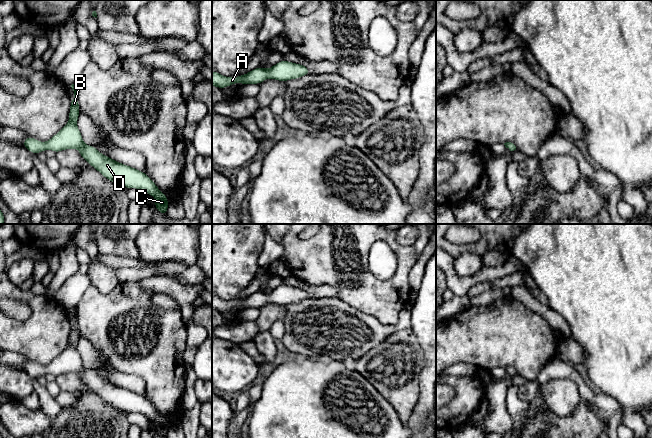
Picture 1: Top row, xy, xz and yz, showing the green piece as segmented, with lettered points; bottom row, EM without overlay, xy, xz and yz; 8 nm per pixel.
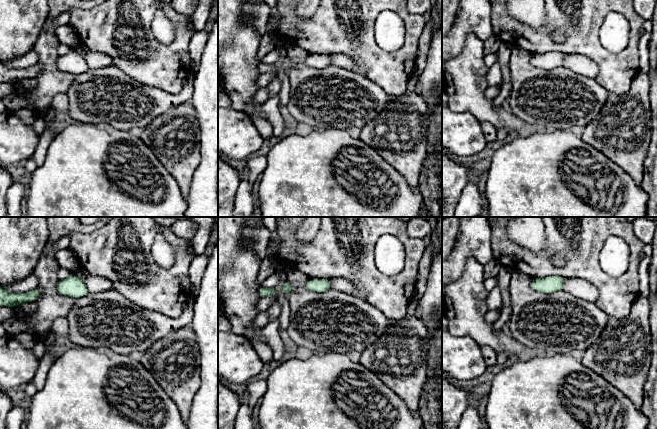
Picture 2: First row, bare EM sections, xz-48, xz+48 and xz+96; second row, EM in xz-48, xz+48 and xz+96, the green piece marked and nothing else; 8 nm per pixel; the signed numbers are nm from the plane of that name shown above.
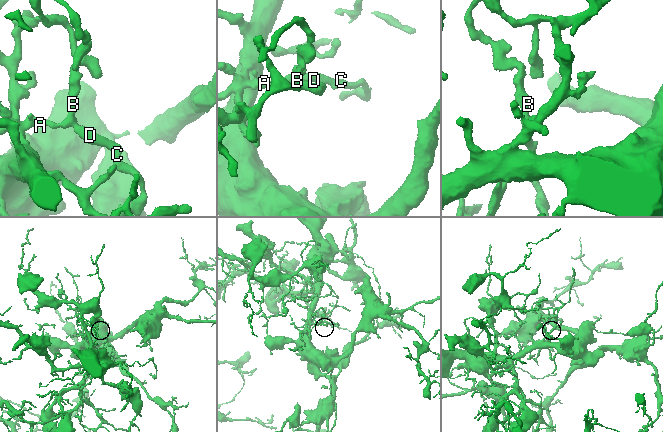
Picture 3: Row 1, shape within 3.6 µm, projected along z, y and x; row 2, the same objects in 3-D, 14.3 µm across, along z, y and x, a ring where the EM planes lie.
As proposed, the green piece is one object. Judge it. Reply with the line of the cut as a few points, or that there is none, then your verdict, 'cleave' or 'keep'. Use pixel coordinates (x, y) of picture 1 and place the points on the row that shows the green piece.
no cut | keep

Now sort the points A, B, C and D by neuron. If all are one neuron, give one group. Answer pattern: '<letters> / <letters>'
A B C D

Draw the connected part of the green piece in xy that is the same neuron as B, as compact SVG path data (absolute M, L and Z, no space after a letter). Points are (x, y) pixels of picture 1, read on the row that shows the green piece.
M72 84L71 88L74 91L74 98L71 99L68 123L45 143L35 138L27 137L23 141L23 146L33 154L44 152L46 149L50 149L55 153L70 148L77 149L80 151L81 157L105 178L125 188L142 189L148 195L155 197L155 208L161 214L167 214L168 197L163 192L160 192L149 176L140 170L114 161L110 157L101 154L96 147L88 146L83 142L81 132L77 127L80 107L77 99L76 84Z

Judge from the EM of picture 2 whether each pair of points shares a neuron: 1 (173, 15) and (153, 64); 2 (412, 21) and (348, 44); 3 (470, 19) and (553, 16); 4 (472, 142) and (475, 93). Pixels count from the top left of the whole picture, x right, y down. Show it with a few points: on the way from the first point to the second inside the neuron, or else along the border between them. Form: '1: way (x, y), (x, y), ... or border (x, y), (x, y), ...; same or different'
1: way (180, 28), (180, 41), (166, 55); same
2: way (411, 42), (397, 57), (371, 57), (369, 55); same
3: border (490, 10), (490, 22), (493, 33); different
4: border (452, 110), (467, 110), (480, 121); different

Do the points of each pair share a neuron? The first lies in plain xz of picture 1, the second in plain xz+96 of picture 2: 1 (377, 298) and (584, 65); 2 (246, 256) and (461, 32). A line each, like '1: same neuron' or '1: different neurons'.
1: different neurons
2: different neurons

